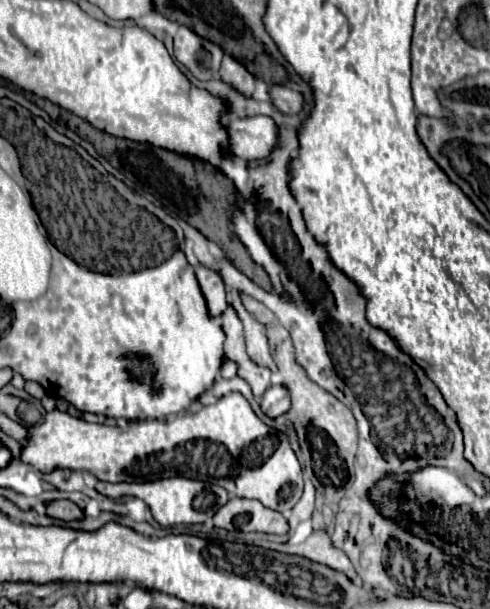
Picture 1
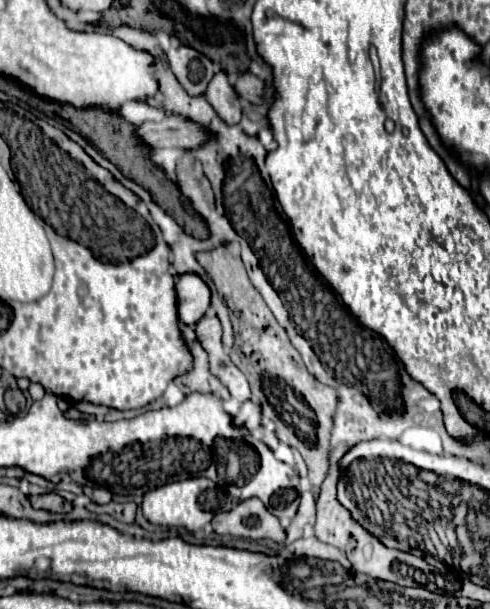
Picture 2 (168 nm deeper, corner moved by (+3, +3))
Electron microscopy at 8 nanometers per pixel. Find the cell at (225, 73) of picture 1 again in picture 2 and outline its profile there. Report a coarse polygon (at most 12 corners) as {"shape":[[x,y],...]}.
{"shape":[[223,70],[205,96],[227,124],[241,120],[241,98]]}

